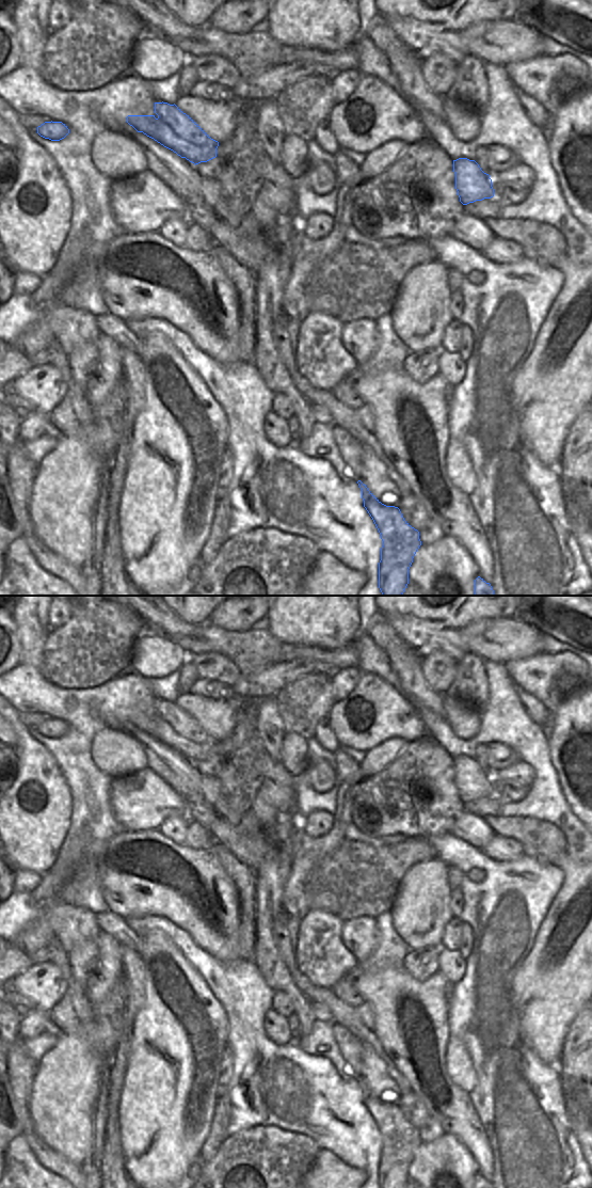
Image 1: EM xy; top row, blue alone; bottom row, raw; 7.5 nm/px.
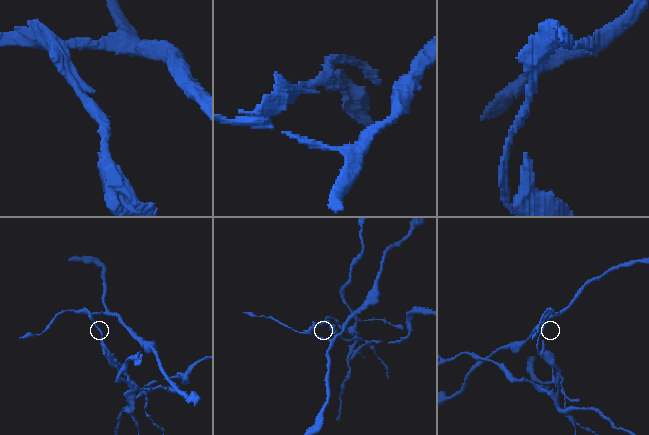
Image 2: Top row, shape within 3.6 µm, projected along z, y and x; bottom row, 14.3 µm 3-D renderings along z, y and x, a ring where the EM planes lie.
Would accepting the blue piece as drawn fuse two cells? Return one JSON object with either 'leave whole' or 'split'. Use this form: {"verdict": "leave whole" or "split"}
{"verdict": "split"}

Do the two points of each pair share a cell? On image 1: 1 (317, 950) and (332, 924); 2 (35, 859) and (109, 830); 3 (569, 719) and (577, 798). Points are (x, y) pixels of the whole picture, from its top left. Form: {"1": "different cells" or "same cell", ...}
{"1": "same cell", "2": "different cells", "3": "same cell"}

